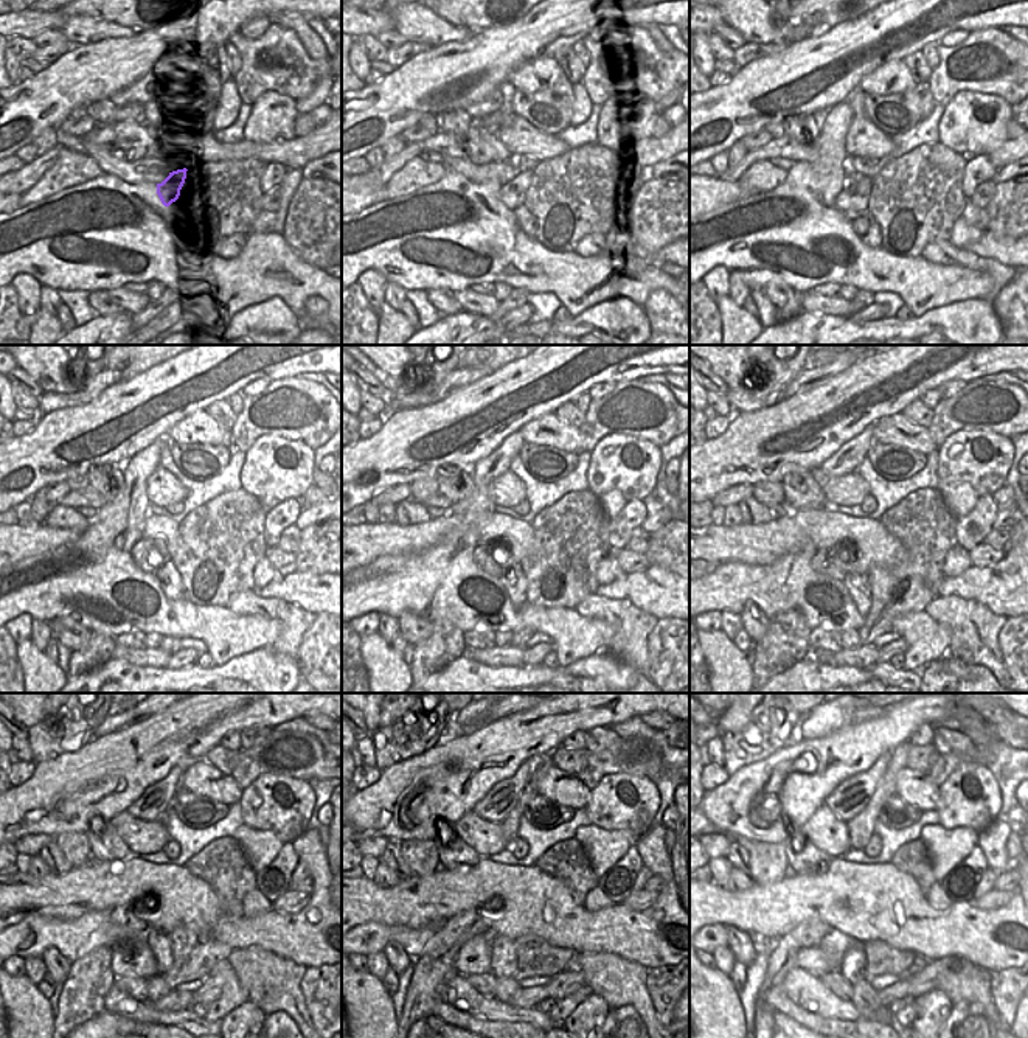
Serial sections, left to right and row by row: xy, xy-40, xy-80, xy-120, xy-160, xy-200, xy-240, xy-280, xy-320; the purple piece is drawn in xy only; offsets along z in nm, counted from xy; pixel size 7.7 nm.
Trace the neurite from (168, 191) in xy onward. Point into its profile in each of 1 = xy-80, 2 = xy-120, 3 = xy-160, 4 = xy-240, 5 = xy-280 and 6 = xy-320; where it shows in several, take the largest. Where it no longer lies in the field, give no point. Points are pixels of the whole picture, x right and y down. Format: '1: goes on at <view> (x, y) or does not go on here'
1: goes on at xy-80 (856, 191)
2: goes on at xy-120 (157, 549)
3: goes on at xy-160 (482, 555)
4: goes on at xy-240 (123, 916)
5: goes on at xy-280 (435, 967)
6: goes on at xy-320 (780, 961)

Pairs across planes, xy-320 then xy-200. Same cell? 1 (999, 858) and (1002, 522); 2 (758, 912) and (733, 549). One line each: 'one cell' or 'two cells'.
1: two cells
2: one cell

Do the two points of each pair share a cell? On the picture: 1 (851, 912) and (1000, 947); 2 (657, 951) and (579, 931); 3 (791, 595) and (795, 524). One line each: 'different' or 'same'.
1: same
2: same
3: different

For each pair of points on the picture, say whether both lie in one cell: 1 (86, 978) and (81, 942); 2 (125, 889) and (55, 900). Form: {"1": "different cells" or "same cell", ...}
{"1": "different cells", "2": "same cell"}

